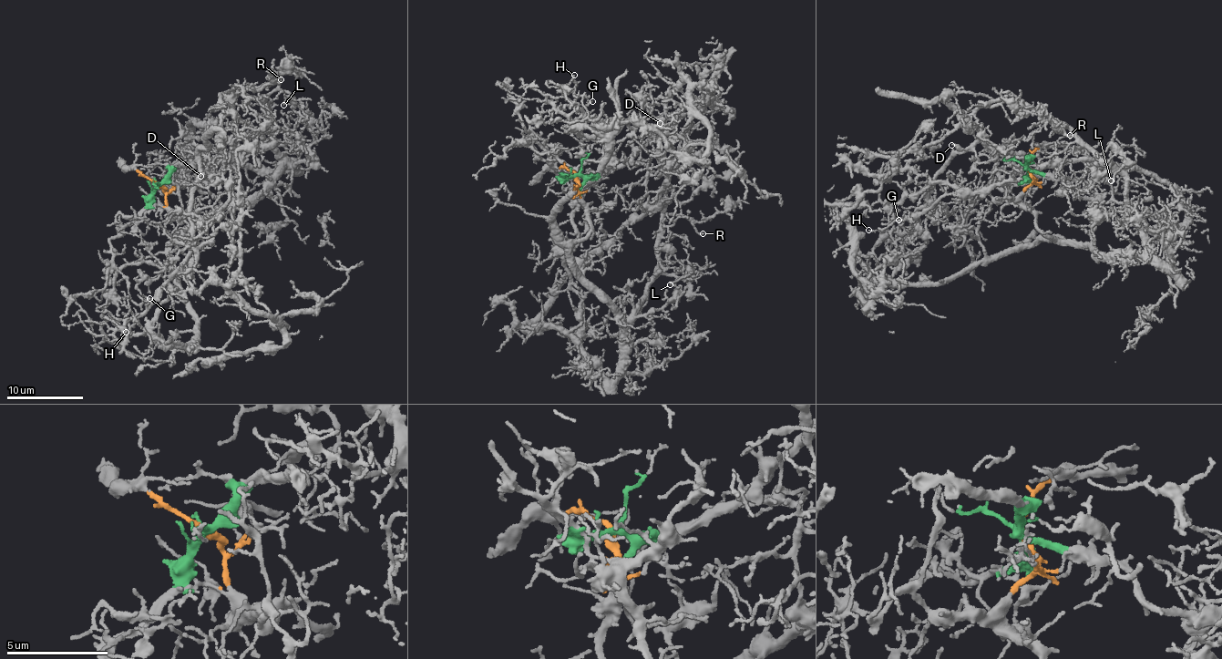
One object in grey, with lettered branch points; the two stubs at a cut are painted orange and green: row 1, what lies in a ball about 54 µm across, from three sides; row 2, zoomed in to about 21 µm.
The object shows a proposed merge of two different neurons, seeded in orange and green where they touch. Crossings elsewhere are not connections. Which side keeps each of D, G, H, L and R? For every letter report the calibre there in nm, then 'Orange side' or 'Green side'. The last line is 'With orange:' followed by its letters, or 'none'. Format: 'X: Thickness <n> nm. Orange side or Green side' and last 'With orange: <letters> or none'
D: Thickness 280 nm. Green side
G: Thickness 160 nm. Green side
H: Thickness 110 nm. Green side
L: Thickness 160 nm. Orange side
R: Thickness 150 nm. Orange side
With orange: L, R

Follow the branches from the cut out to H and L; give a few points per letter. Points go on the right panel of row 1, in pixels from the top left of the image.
H: (1027, 168), (1022, 154), (968, 147), (935, 176), (919, 222), (904, 231), (867, 230)
L: (1028, 168), (1021, 202), (1043, 233), (1099, 256), (1136, 255), (1141, 224), (1122, 170), (1109, 165), (1111, 180)

